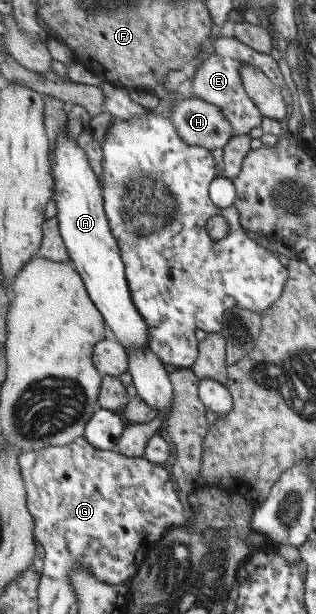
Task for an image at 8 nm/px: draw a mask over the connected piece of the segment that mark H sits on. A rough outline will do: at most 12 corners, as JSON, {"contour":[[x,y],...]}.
{"contour":[[176,100],[170,119],[186,143],[209,151],[234,137],[223,110]]}

